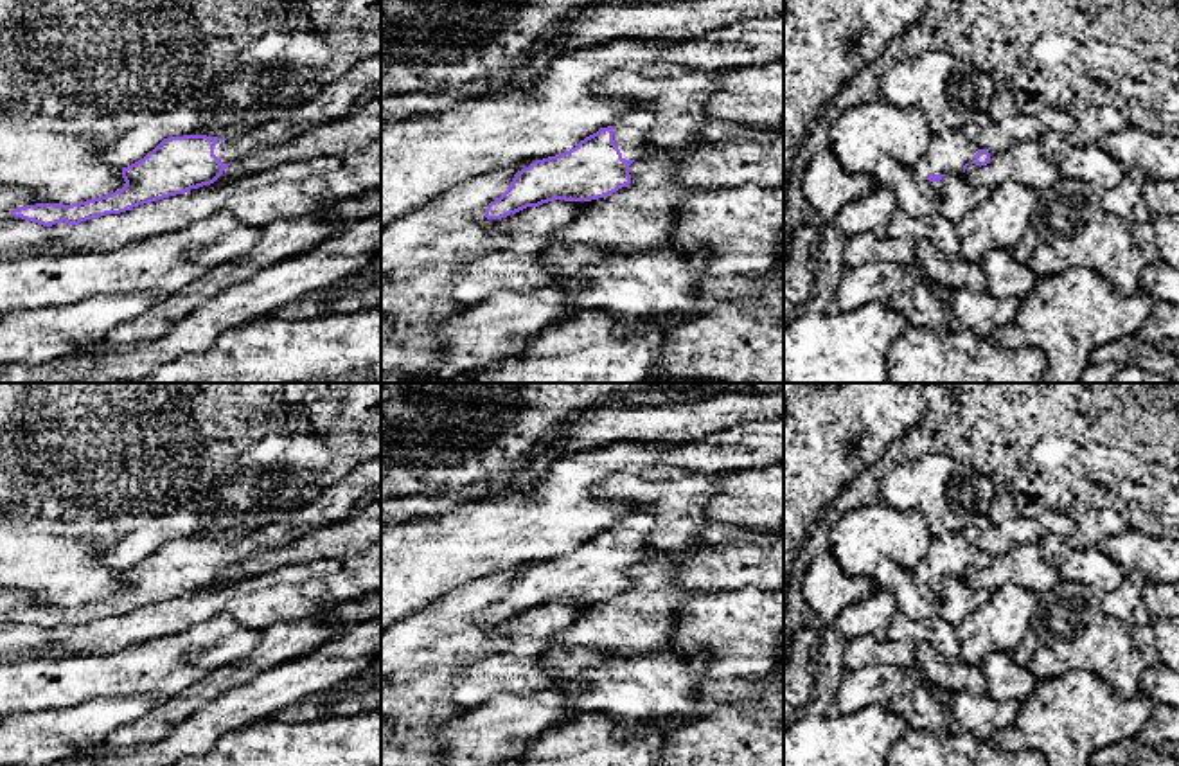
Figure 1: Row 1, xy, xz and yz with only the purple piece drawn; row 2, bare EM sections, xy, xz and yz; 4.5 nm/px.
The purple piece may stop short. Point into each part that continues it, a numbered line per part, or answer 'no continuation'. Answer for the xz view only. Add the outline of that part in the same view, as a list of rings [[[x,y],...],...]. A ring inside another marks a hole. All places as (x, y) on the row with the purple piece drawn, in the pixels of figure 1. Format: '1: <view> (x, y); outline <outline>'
1: xz (629, 135); outline [[[638,110],[625,120],[613,124],[613,140],[624,160],[640,160],[652,147],[647,140],[647,131],[654,124],[656,113],[651,110]]]

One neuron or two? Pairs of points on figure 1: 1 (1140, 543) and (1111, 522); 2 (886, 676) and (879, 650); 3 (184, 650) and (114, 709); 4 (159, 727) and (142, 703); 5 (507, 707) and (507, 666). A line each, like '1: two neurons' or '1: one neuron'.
1: two neurons
2: two neurons
3: two neurons
4: two neurons
5: two neurons

